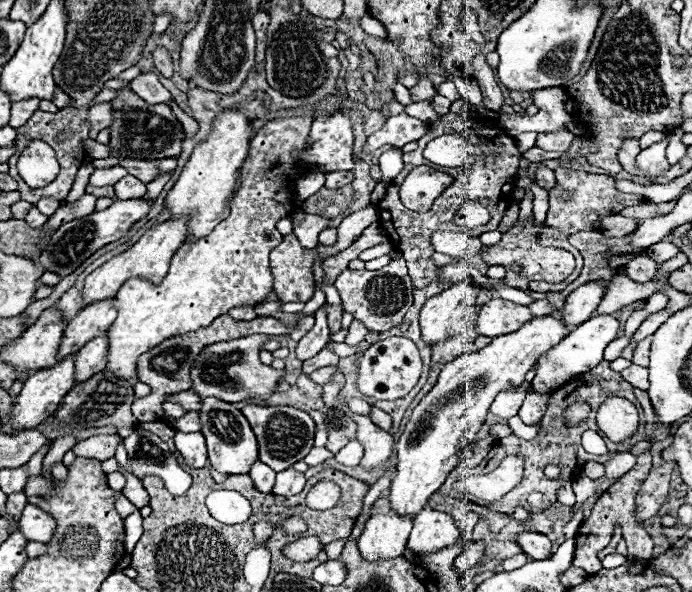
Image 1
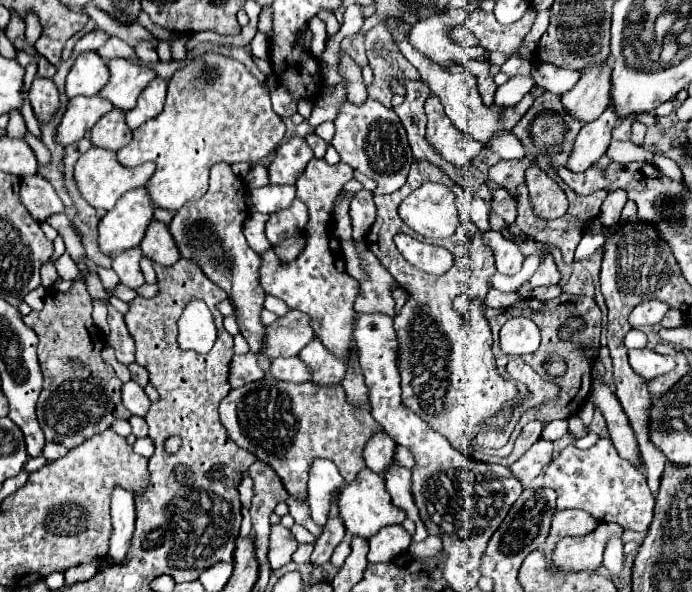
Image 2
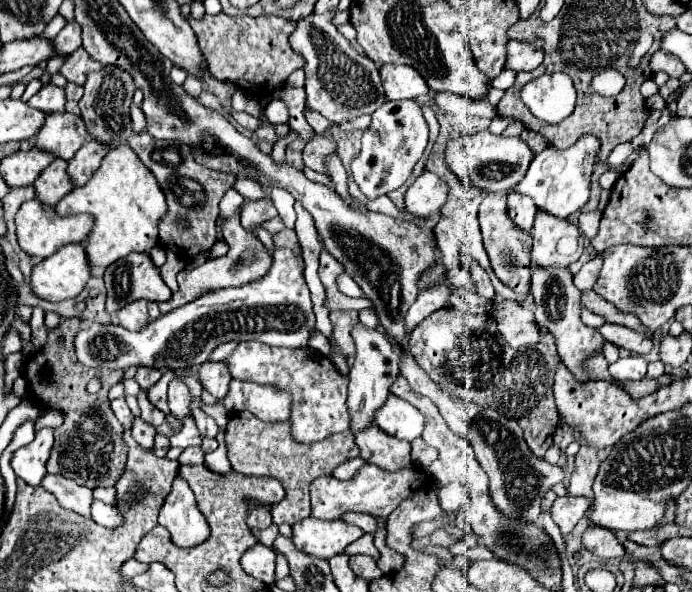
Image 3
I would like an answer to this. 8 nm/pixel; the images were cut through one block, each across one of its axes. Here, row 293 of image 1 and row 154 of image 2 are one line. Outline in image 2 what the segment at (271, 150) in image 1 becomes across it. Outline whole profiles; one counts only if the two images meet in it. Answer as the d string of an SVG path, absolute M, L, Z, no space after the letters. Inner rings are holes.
M206 52L204 56L194 56L190 64L184 64L182 68L176 70L172 80L168 82L168 96L164 110L156 118L144 122L140 128L134 130L132 142L120 148L118 160L124 166L138 166L148 160L154 160L156 172L146 186L150 198L156 206L176 212L186 202L200 200L206 194L208 172L212 164L216 162L258 164L276 150L284 134L286 126L282 118L272 110L268 88L260 84L260 80L242 62L224 54Z

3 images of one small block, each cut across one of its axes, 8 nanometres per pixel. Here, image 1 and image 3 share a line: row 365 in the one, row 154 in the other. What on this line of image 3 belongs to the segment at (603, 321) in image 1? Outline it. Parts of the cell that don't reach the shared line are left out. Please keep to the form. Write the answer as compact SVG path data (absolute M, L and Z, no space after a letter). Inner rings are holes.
M594 134L580 136L576 144L570 146L568 150L546 148L544 152L534 156L524 180L516 186L516 192L530 196L534 204L544 212L568 218L572 212L578 212L590 198L590 178L598 162L598 150L600 140Z

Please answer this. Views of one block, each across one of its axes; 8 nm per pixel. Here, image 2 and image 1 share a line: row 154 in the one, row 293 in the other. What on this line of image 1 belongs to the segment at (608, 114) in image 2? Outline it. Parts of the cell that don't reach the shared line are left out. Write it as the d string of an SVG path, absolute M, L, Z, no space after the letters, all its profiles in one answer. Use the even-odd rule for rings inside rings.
M600 282L584 284L574 292L570 292L564 308L556 316L570 328L578 326L580 322L586 322L590 318L590 314L596 310L596 306L602 300L602 294L604 294L604 286Z

